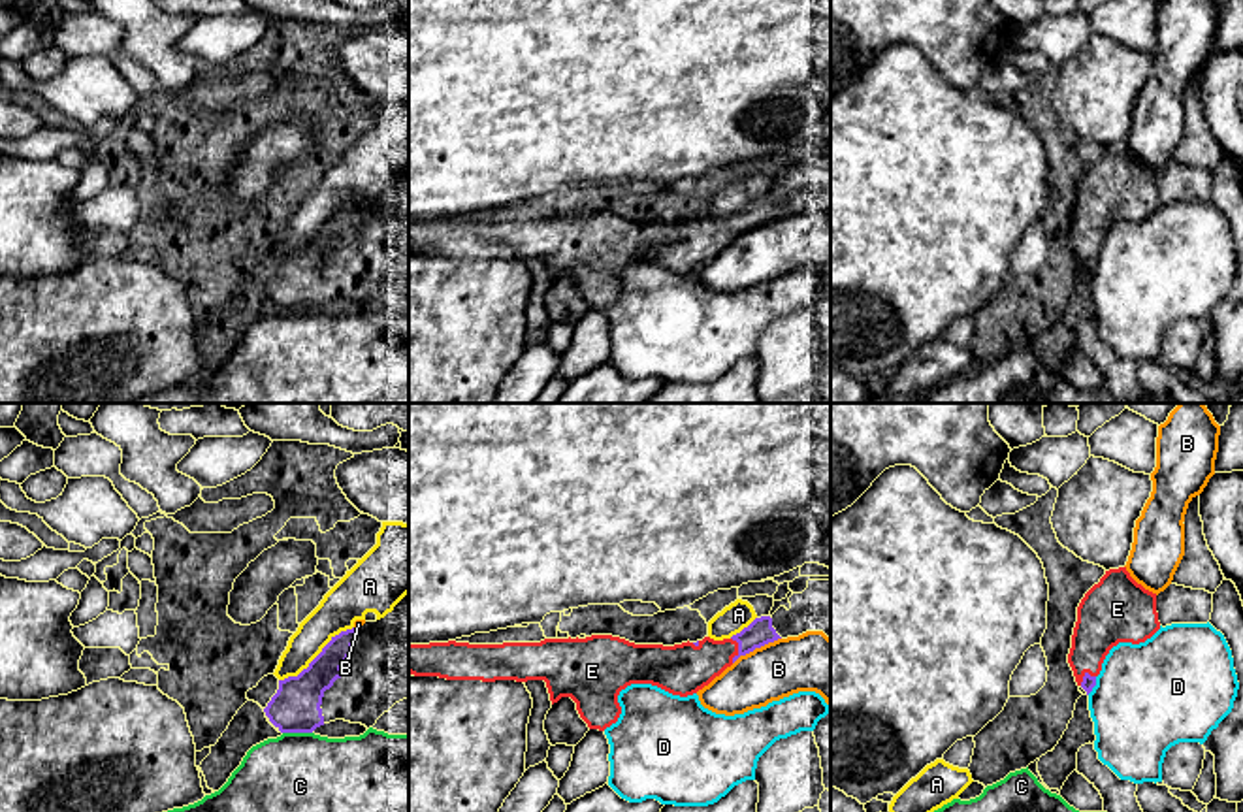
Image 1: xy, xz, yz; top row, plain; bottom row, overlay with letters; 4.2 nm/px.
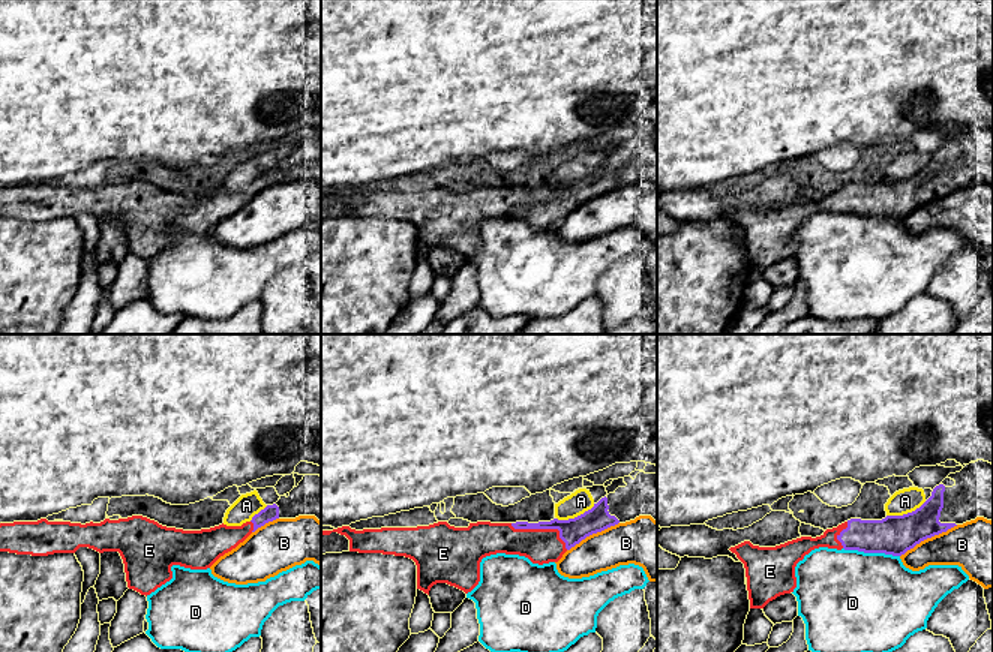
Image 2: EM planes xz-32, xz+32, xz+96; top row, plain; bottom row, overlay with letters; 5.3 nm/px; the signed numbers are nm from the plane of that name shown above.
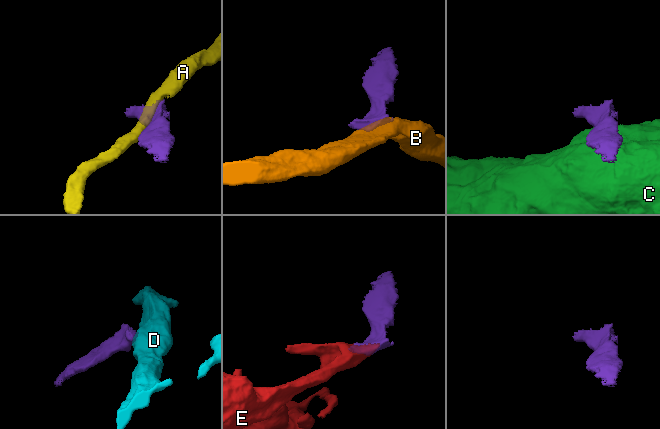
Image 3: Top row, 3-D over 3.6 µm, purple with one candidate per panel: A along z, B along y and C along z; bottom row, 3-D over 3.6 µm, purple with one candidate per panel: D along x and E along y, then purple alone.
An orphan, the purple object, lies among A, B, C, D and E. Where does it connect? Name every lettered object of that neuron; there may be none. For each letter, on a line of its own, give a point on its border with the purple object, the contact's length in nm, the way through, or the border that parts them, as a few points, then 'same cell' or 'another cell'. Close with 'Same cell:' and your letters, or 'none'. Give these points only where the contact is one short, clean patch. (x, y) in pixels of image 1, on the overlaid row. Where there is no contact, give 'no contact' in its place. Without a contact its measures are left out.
A: contact xy (317, 656); length 400 nm; another cell
B: contact xz (756, 647); length 240 nm; another cell
C: contact xy (298, 731); length 130 nm; another cell
D: contact yz (1093, 686); length 90 nm; border yz (1097, 677), (1087, 694); another cell
E: contact xz (739, 650); length 110 nm; same cell
Same cell: E

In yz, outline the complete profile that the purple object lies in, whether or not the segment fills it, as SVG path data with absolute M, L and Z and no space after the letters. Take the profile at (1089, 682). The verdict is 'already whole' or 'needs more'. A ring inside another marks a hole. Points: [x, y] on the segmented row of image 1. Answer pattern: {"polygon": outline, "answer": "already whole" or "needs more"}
{"polygon": "M1126 567L1106 571L1077 607L1068 654L1077 686L1089 695L1113 646L1145 642L1158 629L1156 593L1138 584Z", "answer": "needs more"}

